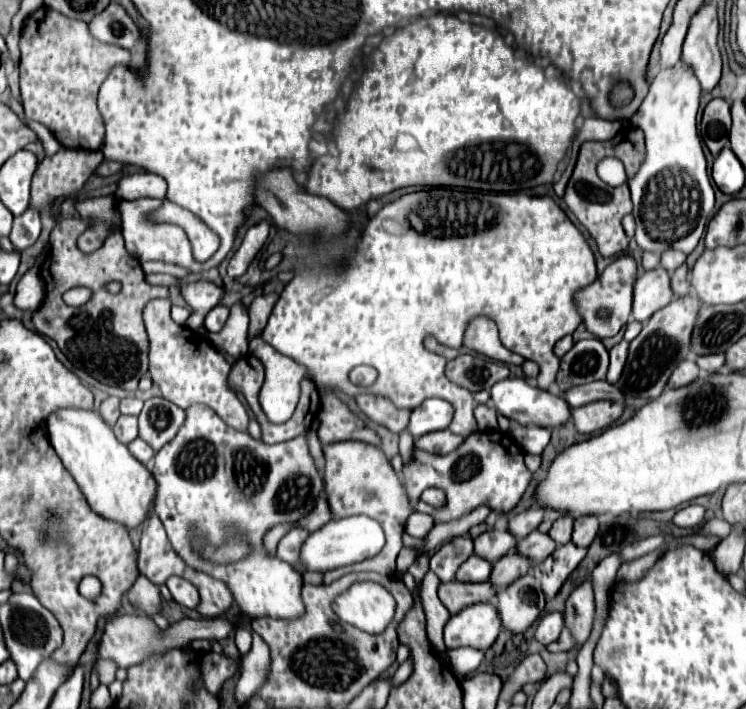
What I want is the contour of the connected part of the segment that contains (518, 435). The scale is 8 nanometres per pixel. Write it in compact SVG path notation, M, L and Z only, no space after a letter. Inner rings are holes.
M514 426L512 430L514 442L530 454L542 454L542 450L550 442L550 430L548 428L538 428L538 426Z

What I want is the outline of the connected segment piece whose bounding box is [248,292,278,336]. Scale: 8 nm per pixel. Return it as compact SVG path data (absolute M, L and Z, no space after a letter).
M270 292L270 294L260 294L252 300L250 308L248 308L248 316L250 316L250 328L252 328L252 336L262 332L262 328L266 326L268 322L268 316L274 308L278 300L278 294L276 292Z

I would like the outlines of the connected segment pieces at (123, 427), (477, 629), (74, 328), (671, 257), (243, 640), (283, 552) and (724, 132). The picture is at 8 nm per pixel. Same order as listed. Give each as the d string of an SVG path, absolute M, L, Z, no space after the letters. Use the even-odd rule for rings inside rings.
M120 416L116 426L114 426L114 434L122 444L130 444L138 436L138 420L136 420L136 416Z
M472 604L450 616L444 626L444 644L448 650L472 646L488 650L500 632L500 618L494 604Z
M62 218L54 226L54 230L50 234L50 252L40 266L40 276L46 284L46 298L44 298L42 306L32 314L32 324L38 330L38 334L52 338L58 344L58 348L64 352L64 356L76 368L88 372L92 378L96 378L102 384L120 386L128 392L134 392L138 388L140 378L146 376L146 372L148 372L148 336L146 336L146 328L144 328L144 320L142 320L142 310L144 310L146 302L152 298L164 298L164 296L168 298L168 288L150 286L144 280L142 268L128 264L130 254L124 248L124 240L122 240L120 230L116 230L112 236L108 236L100 250L96 250L92 254L80 252L76 246L76 240L86 230L86 226L88 226L88 222L82 218ZM110 282L120 282L122 290L118 294L110 294L106 290L106 284L110 284ZM76 286L90 288L92 298L80 308L70 308L62 300L62 294L70 288L76 288Z
M666 250L662 254L662 268L666 268L672 274L672 270L676 270L680 264L684 264L684 260L686 260L686 254L682 254L680 250Z
M244 628L236 630L236 646L238 646L238 650L240 650L242 656L248 654L248 650L252 646L252 636L250 636L248 630L244 630Z
M290 530L280 542L278 542L278 558L286 560L288 564L298 562L298 552L300 552L300 542L308 536L306 530Z
M714 98L708 102L700 122L700 136L704 144L710 148L712 156L728 146L728 132L730 132L730 104L722 98Z

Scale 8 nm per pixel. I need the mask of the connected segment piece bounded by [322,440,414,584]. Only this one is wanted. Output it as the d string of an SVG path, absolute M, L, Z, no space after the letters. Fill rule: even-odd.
M346 440L346 442L336 442L330 446L324 446L324 490L328 496L328 506L332 512L332 518L346 518L346 516L356 516L364 514L380 522L386 534L386 546L376 558L368 558L358 564L350 564L344 568L328 570L324 572L324 584L330 584L338 578L342 578L348 572L358 572L358 570L374 570L380 574L392 574L396 572L396 556L402 548L402 534L404 534L404 524L408 516L412 514L412 504L410 498L402 486L402 480L396 476L394 468L390 466L390 460L384 456L384 452L378 446L364 444L358 440Z

